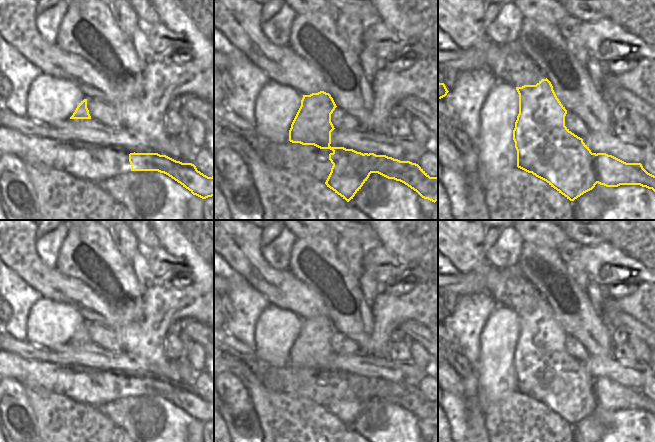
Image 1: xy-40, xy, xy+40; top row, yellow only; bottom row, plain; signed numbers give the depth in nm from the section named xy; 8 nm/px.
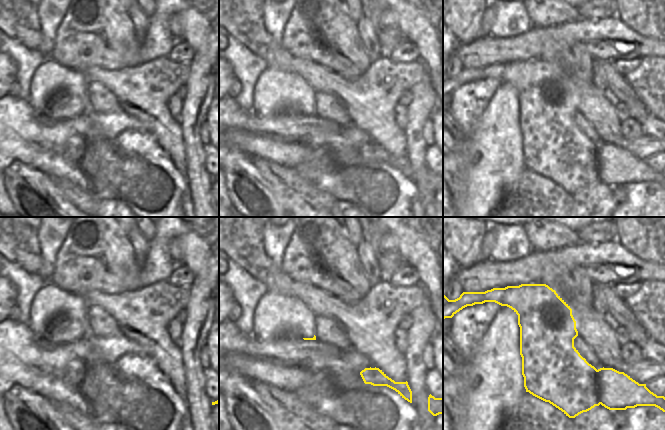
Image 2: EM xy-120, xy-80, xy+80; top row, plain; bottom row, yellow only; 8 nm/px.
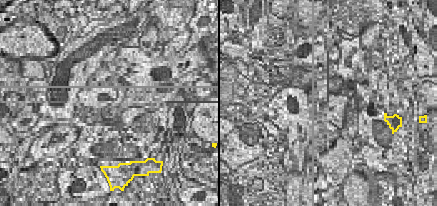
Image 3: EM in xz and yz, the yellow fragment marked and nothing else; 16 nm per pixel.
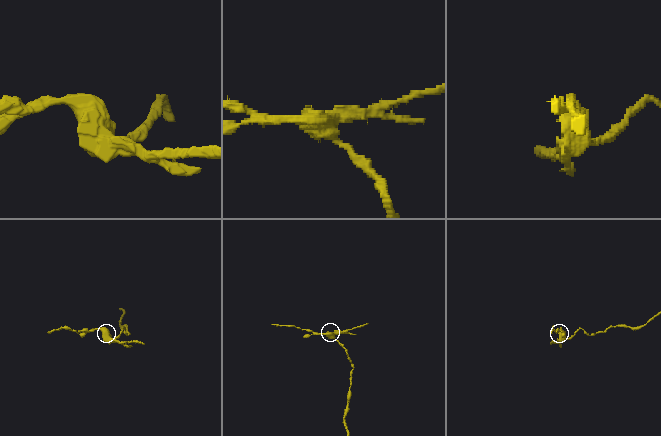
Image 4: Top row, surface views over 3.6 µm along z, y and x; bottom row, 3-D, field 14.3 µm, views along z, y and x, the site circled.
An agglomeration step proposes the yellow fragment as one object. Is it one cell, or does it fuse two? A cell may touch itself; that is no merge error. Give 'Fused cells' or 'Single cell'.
Fused cells

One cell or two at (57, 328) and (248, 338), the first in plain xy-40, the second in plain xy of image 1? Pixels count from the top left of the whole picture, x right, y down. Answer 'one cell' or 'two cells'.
two cells

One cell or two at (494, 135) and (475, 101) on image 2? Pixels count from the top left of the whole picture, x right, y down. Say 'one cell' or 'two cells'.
two cells

